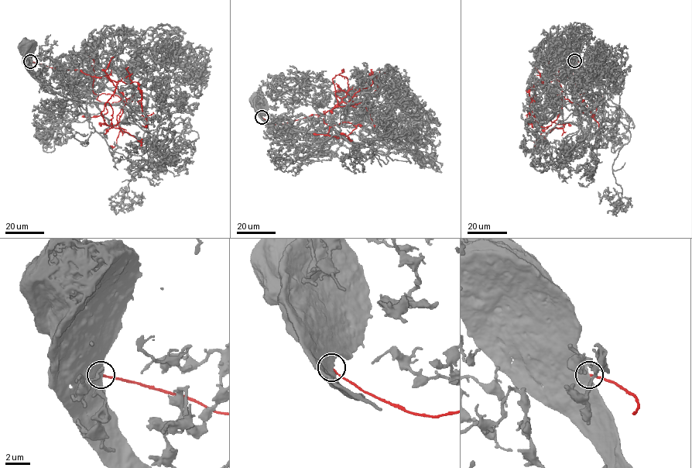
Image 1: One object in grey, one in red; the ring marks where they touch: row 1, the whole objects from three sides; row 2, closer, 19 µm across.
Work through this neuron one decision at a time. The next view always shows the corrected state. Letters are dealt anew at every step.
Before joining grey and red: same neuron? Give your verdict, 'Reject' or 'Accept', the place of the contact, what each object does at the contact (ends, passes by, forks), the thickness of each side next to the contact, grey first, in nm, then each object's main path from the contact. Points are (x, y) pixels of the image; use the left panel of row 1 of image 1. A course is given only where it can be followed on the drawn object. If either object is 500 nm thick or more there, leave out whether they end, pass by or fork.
Reject. Place: (30, 61). Thickness 600 nm (grey) against 180 nm. Course of grey: (30, 61), (30, 51), (25, 44). Course of red: (30, 61), (117, 82), (101, 115), (107, 125), (142, 139), (139, 149)

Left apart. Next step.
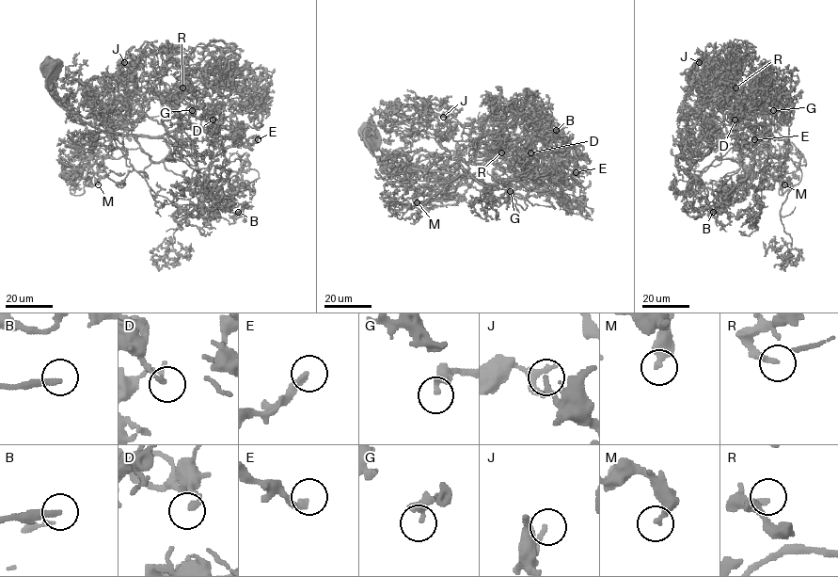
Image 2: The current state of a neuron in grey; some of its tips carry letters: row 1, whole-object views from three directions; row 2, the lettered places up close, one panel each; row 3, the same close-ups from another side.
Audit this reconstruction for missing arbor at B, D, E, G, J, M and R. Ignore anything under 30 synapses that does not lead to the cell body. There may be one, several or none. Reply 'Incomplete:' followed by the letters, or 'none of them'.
Incomplete: B

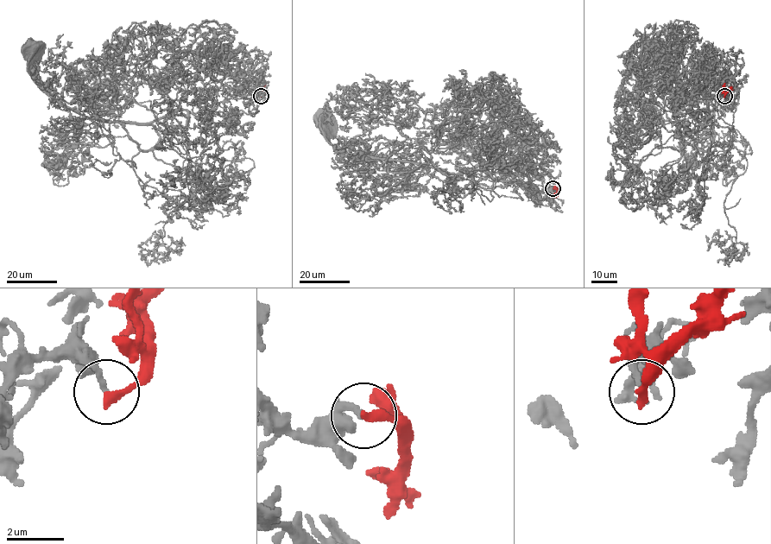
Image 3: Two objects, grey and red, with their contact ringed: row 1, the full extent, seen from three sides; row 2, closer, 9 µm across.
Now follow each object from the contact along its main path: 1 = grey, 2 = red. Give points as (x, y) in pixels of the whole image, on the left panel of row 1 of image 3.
1: (261, 96), (227, 91), (215, 109), (173, 109), (147, 123), (92, 120), (47, 89), (29, 47)
2: (261, 96), (263, 95), (266, 83)

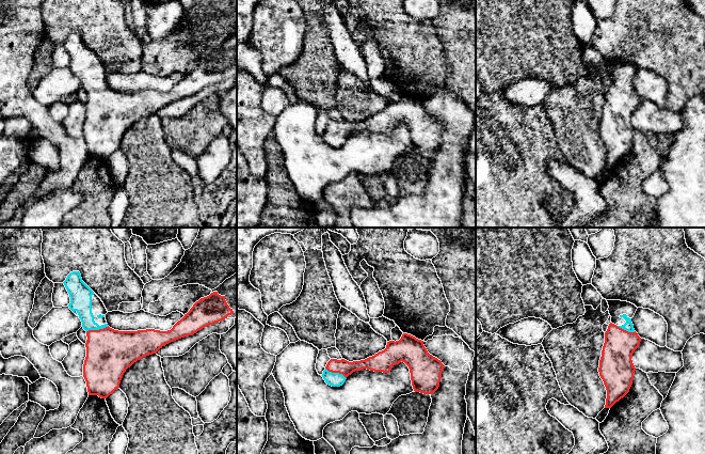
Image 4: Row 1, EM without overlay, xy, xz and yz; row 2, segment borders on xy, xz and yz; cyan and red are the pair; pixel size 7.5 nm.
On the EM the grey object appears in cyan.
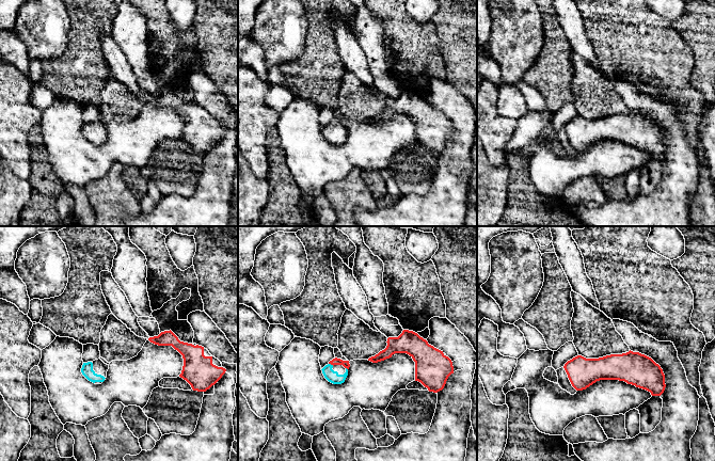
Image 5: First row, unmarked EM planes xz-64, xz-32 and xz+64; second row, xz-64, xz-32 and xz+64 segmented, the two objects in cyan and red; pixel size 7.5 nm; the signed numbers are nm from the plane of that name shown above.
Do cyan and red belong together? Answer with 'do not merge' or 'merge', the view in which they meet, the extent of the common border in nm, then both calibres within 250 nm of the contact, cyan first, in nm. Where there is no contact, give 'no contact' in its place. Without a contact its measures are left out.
merge; meets cyan in xy; contact 170 nm long; 160 nm thick on the cyan side, 360 nm on the other

